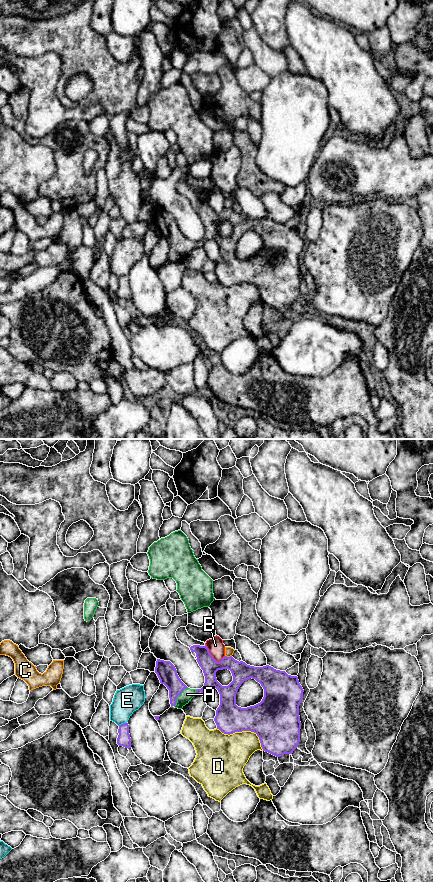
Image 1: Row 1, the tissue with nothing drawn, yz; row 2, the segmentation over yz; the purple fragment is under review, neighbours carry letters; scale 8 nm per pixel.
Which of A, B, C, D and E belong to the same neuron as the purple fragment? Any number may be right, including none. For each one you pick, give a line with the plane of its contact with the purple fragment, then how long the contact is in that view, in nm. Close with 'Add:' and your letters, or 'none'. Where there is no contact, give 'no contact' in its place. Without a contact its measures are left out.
A: meets purple in yz; contact 190 nm long
Add: A

